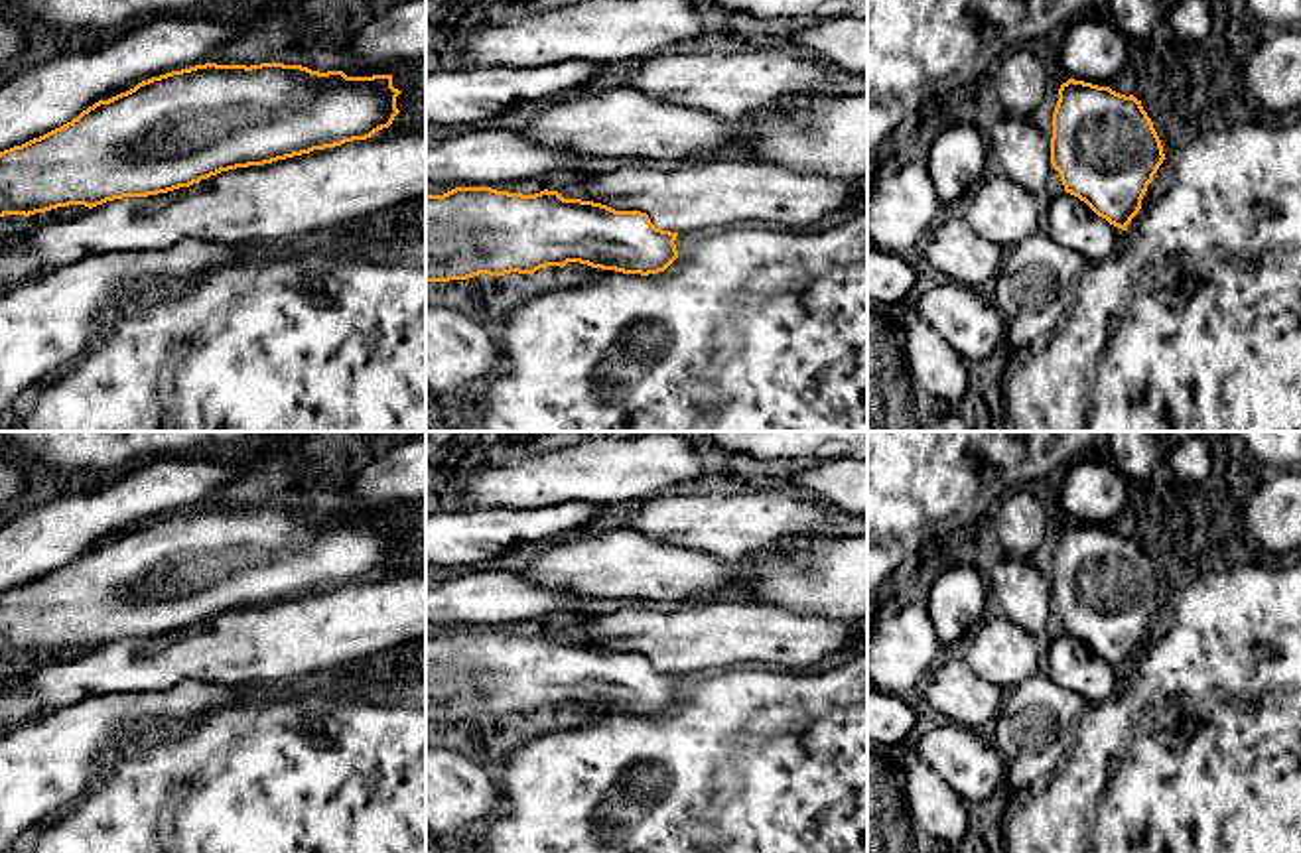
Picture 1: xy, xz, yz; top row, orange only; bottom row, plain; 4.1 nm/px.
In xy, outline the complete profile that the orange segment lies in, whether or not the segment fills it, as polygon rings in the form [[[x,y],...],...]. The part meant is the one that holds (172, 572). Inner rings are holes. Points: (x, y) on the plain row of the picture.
[[[205,504],[152,518],[39,579],[0,593],[0,658],[69,646],[93,650],[122,638],[189,628],[221,613],[367,581],[392,565],[400,534],[392,516],[347,518],[284,504]]]

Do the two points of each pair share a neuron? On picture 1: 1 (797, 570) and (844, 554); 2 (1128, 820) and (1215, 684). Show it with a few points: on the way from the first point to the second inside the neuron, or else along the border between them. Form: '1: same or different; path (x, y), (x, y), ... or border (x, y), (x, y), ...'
1: same; path (809, 570), (828, 570), (832, 566)
2: same; path (1162, 787), (1215, 733), (1215, 718)

